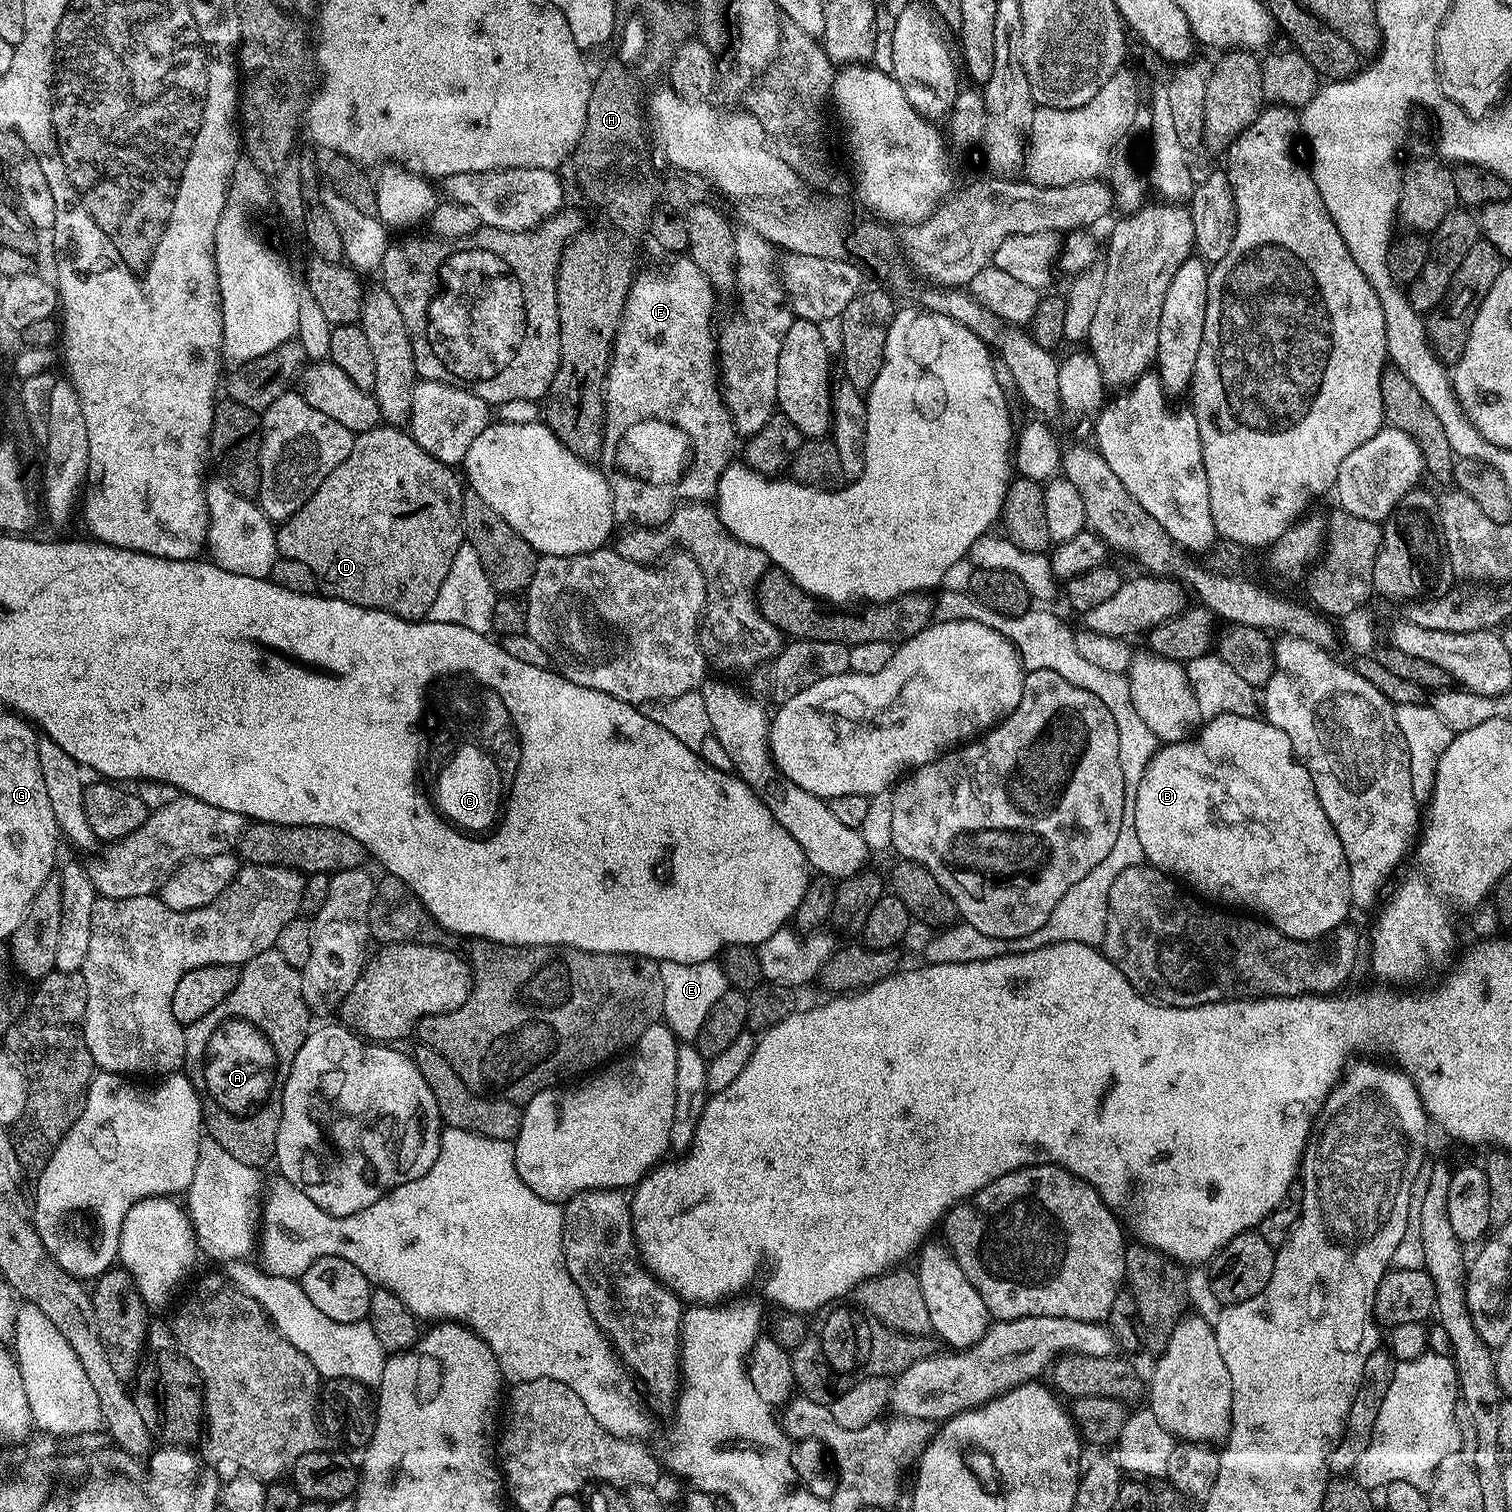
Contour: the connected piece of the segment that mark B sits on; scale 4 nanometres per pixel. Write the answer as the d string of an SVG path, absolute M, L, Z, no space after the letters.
M1222 714L1211 717L1191 738L1176 743L1165 743L1144 768L1138 786L1138 798L1134 802L1134 826L1138 834L1138 842L1142 842L1144 859L1153 868L1167 872L1177 881L1185 880L1193 888L1191 891L1197 897L1208 902L1225 900L1226 903L1233 904L1233 906L1228 905L1233 909L1247 910L1263 918L1290 938L1319 940L1321 936L1325 936L1327 932L1333 932L1339 924L1349 919L1348 908L1351 909L1353 903L1350 894L1350 866L1346 862L1346 850L1342 850L1342 842L1338 842L1338 834L1330 818L1326 818L1326 810L1322 810L1322 802L1318 802L1318 794L1314 790L1314 782L1307 768L1296 758L1290 738L1282 730L1278 730L1278 726L1269 724L1267 719Z

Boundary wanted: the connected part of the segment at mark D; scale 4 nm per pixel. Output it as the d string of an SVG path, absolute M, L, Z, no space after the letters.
M377 426L353 439L346 459L314 490L314 494L288 520L276 528L276 550L314 570L317 585L336 600L394 614L403 620L427 617L464 533L462 480L447 464L438 462L403 427Z

